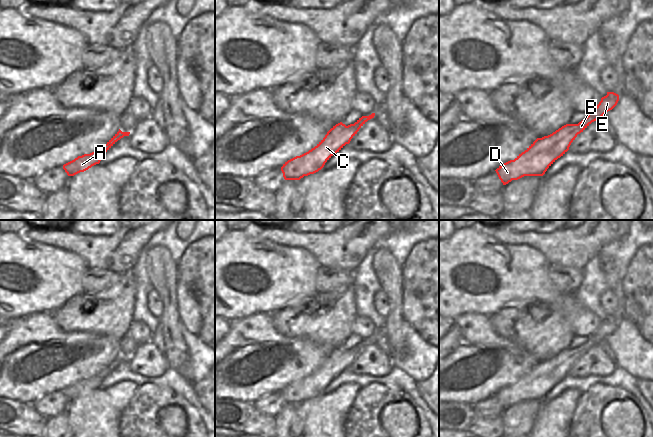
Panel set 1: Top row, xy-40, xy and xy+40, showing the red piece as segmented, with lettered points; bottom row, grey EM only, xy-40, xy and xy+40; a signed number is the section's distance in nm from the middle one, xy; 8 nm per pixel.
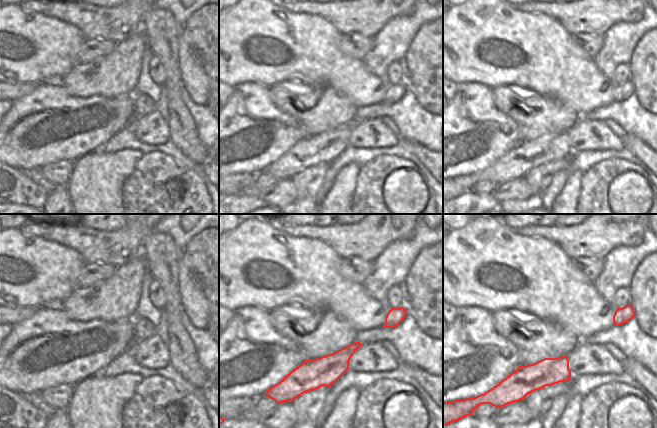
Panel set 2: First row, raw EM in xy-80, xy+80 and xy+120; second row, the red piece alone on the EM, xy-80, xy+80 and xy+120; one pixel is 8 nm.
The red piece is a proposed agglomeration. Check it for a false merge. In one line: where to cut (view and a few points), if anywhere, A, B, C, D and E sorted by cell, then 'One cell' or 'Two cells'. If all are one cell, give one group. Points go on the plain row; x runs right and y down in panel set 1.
No split. Groups: A B C D E. One cell

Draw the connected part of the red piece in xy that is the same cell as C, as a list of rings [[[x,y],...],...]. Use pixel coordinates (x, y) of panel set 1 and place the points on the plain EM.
[[[375,337],[362,340],[354,348],[346,350],[342,346],[333,350],[325,361],[308,376],[296,380],[283,388],[281,395],[285,404],[300,404],[304,400],[314,398],[321,394],[325,387],[337,376],[339,376],[357,358],[359,353]]]

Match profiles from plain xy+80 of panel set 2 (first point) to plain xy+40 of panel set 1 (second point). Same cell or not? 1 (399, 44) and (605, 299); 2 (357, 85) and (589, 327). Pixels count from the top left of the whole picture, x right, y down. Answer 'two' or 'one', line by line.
1: two
2: one

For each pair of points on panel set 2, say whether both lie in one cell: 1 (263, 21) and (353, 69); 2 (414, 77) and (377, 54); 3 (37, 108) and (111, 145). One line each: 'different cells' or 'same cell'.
1: same cell
2: different cells
3: different cells

